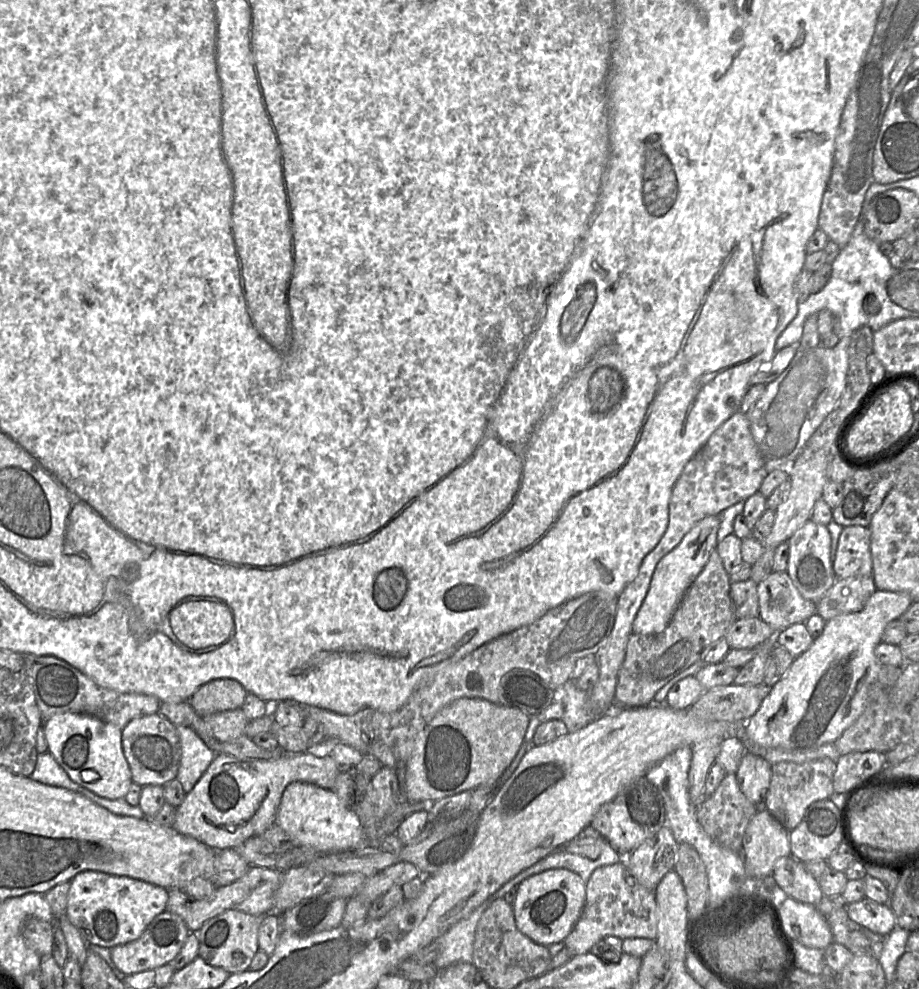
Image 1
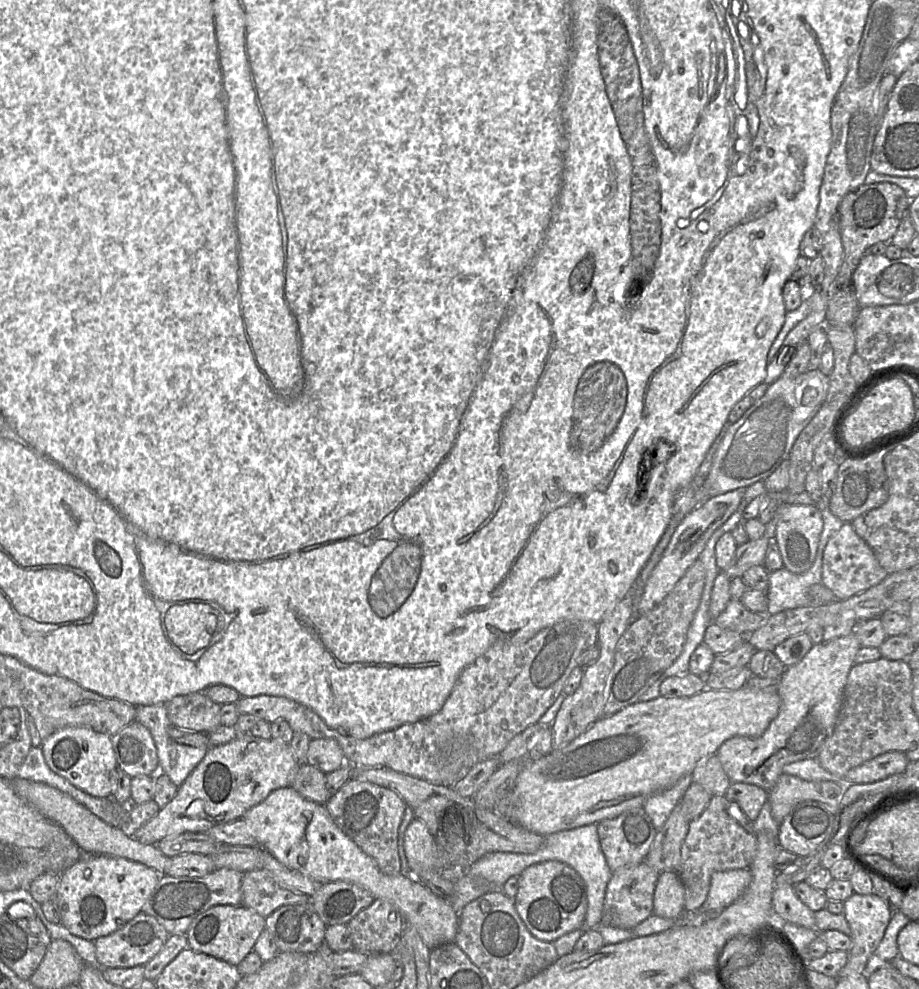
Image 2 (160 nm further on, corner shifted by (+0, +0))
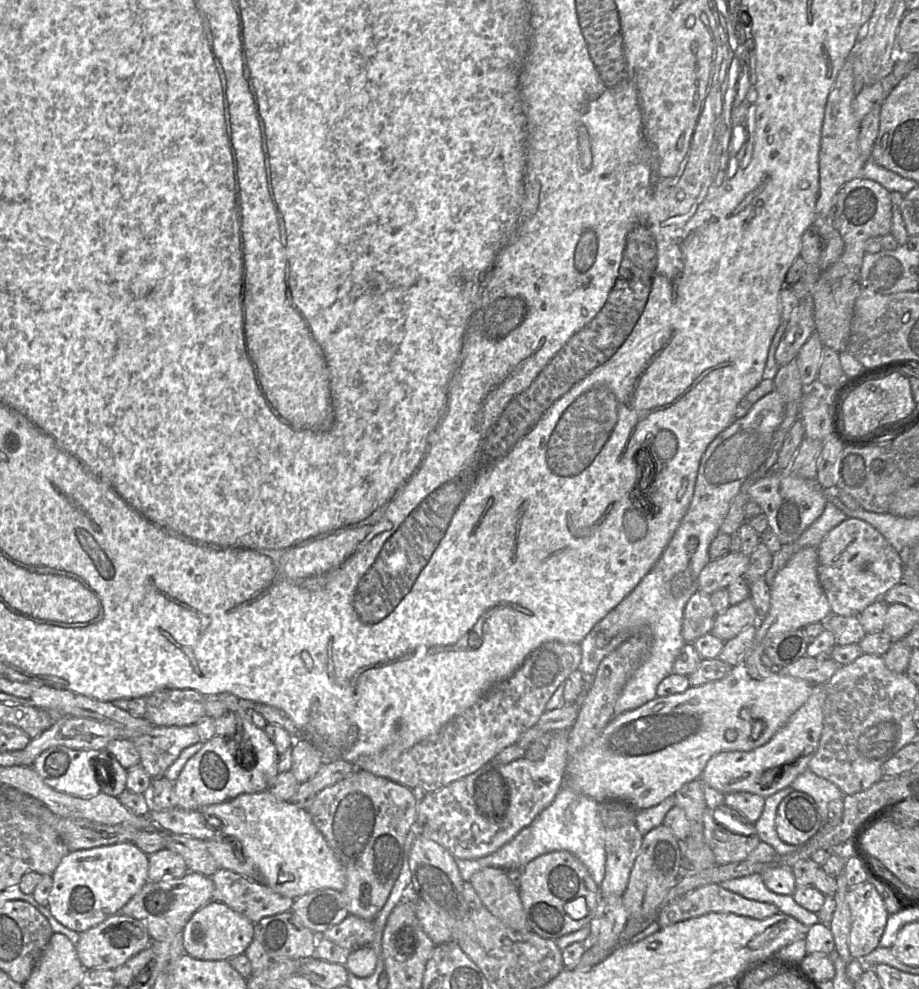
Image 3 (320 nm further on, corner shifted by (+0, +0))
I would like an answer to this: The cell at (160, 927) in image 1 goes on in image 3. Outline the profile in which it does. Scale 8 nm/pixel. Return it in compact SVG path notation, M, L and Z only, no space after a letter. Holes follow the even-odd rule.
M118 913L80 933L80 940L75 948L82 965L86 969L106 968L114 970L150 946L151 941L147 928L139 920Z

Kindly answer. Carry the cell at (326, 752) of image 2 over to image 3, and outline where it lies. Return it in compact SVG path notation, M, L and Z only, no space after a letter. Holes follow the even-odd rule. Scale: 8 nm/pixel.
M295 740L290 771L299 783L311 780L324 762L321 753L309 741Z

